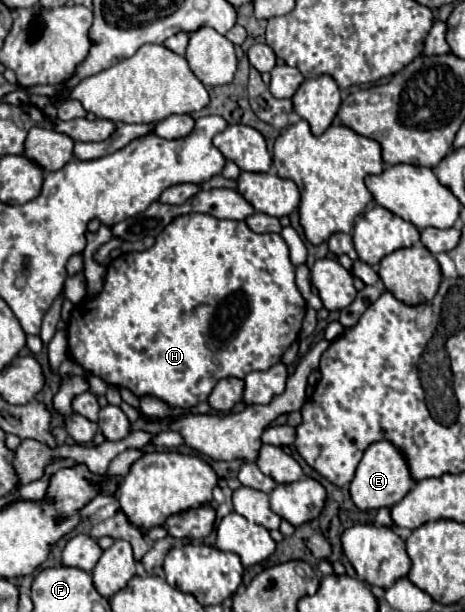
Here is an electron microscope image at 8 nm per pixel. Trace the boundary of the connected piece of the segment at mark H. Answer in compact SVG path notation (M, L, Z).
M181 215L177 217L155 241L151 249L139 251L139 253L123 253L117 259L113 259L107 265L103 289L93 295L81 299L69 317L69 327L67 327L67 339L69 339L69 355L75 363L79 363L85 371L91 375L101 377L107 385L113 387L125 387L133 395L143 397L143 395L153 395L167 403L169 407L179 407L179 409L191 409L197 407L199 403L207 401L207 381L217 383L219 379L225 377L239 377L243 379L251 371L267 371L275 363L281 361L283 353L289 349L289 345L297 339L301 331L301 323L305 317L305 299L301 297L297 285L295 285L295 267L289 261L289 249L287 243L283 241L281 235L277 233L253 233L245 221L227 221L227 219L215 219L211 215Z

